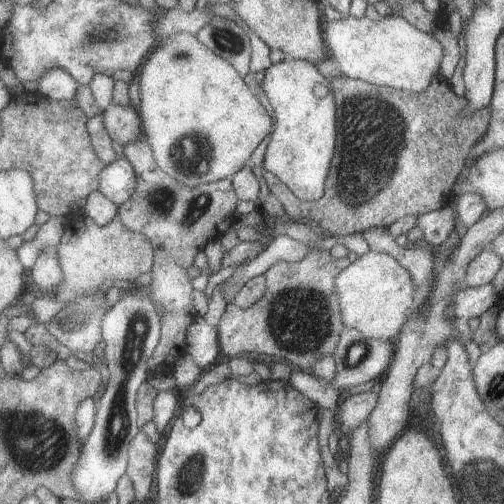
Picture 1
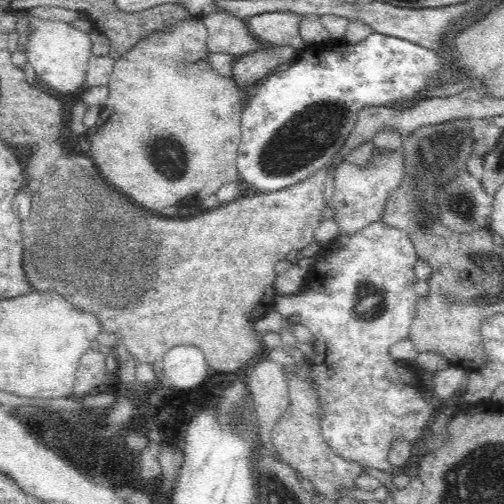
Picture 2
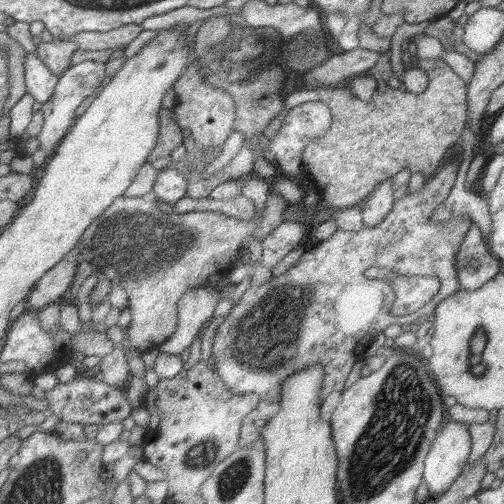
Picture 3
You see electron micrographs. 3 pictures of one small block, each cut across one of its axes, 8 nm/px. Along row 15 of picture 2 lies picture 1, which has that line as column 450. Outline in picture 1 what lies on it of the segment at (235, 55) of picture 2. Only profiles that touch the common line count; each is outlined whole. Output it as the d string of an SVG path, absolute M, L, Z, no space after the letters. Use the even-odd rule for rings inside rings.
M465 194L465 196L457 196L455 212L445 204L439 210L433 210L433 212L419 216L415 226L423 234L423 244L437 248L447 240L449 232L455 226L455 218L469 228L477 220L481 220L485 210L487 210L487 204L479 194Z

